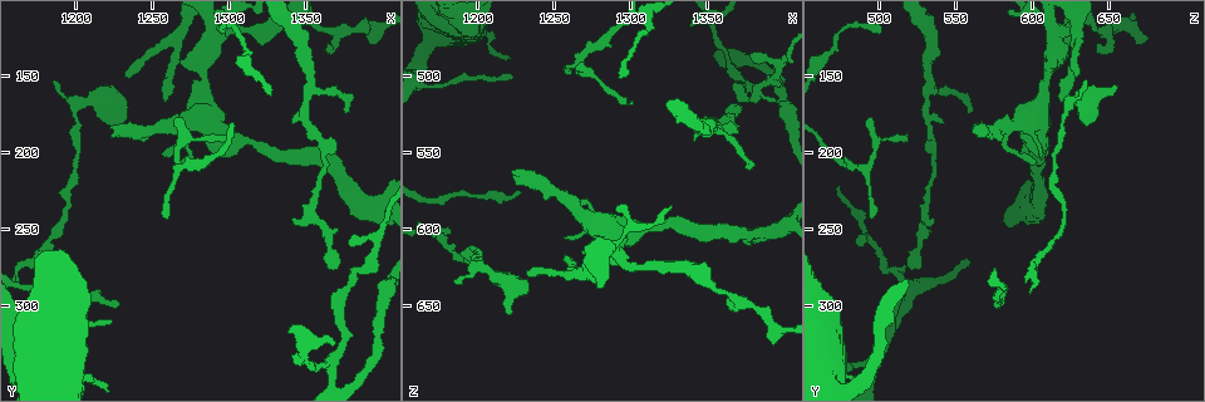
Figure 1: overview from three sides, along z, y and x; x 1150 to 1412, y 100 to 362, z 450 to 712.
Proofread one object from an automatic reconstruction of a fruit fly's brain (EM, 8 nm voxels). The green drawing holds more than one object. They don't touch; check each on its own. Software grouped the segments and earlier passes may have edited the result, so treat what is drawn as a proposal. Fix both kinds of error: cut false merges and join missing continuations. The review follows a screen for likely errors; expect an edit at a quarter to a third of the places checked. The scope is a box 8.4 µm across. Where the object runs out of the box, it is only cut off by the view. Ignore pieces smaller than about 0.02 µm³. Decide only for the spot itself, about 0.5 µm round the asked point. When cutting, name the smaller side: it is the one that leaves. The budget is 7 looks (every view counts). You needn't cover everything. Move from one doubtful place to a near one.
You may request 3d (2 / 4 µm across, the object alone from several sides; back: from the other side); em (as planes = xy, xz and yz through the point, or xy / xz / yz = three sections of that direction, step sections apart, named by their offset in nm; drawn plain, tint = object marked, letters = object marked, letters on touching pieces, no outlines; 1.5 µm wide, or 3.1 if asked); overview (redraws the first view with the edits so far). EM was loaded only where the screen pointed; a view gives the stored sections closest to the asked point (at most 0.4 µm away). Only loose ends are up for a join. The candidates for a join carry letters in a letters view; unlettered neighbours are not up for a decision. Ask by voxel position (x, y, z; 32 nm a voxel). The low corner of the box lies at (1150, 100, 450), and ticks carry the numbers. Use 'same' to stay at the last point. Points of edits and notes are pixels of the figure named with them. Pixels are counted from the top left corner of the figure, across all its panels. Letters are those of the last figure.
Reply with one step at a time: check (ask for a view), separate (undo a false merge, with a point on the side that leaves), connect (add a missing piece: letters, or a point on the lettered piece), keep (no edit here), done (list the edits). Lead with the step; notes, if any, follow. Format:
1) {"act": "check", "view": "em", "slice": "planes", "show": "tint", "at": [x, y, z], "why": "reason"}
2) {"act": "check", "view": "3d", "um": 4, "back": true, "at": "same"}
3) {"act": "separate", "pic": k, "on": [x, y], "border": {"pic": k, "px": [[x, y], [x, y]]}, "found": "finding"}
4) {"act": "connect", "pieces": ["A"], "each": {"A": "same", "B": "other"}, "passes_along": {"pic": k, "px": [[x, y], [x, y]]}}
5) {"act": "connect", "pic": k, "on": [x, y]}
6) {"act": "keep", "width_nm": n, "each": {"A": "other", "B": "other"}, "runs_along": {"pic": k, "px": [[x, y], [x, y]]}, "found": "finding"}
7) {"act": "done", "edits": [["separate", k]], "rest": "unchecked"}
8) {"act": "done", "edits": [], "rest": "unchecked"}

{"act": "check", "view": "em", "slice": "yz", "step": 8, "show": "letters", "at": [1220, 156, 654], "why": "free end"}

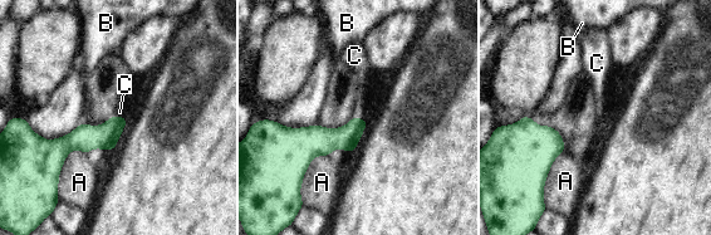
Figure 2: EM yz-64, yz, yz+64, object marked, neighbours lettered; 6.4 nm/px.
{"act": "connect", "pieces": ["C"], "each": {"A": "other", "B": "other", "C": "same"}, "found": "the neuron continues"}

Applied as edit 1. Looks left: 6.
{"act": "check", "view": "overview"}

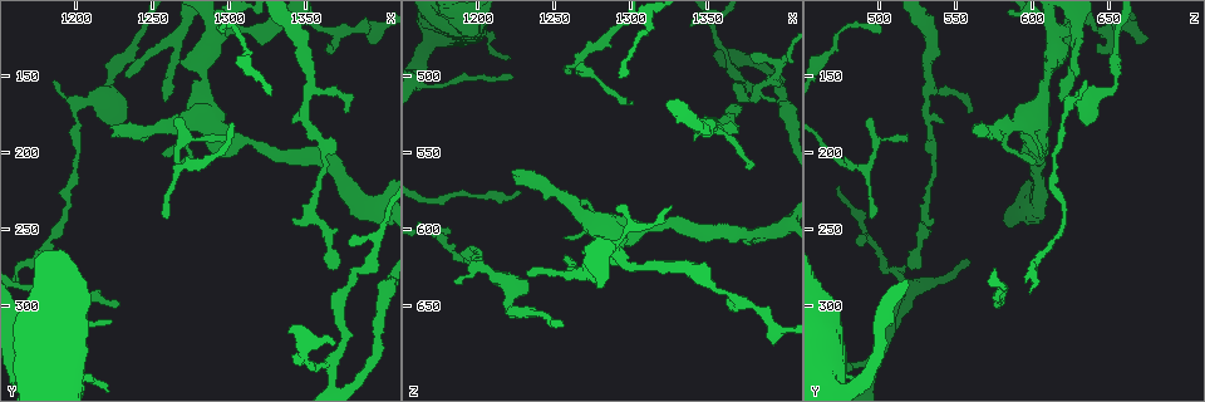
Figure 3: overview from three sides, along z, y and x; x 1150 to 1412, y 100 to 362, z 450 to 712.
{"act": "check", "view": "3d", "um": 2, "back": true, "at": [1300, 188, 518], "why": "free end"}

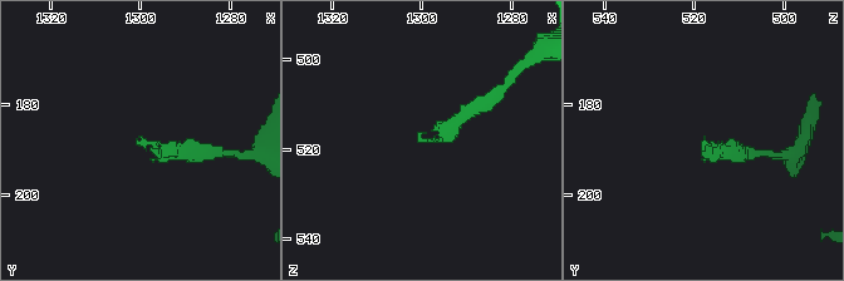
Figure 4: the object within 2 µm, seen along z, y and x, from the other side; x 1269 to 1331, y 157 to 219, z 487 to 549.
{"act": "check", "view": "em", "slice": "planes", "show": "letters", "at": [1301, 188, 519], "why": "shape alone is not enough"}

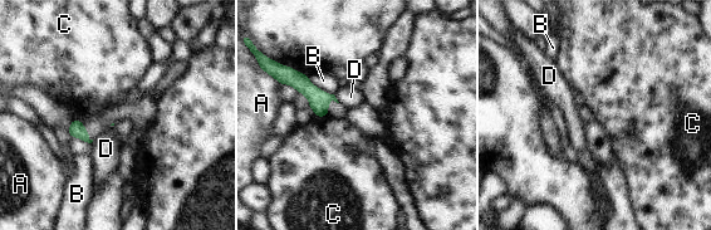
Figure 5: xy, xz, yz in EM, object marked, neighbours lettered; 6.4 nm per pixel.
{"act": "keep", "longest_contact_nm": ["B", 220], "each": {"A": "other", "B": "other", "C": "other", "D": "other"}, "found": "no lettered piece goes on from it"}

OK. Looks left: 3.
{"act": "check", "view": "3d", "um": 2, "at": [1362, 214, 534], "why": "narrows sharply"}

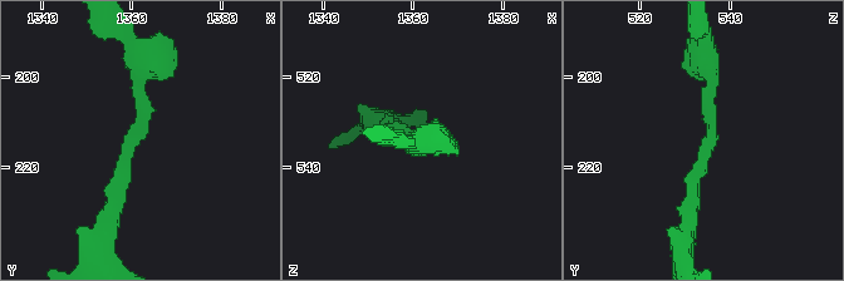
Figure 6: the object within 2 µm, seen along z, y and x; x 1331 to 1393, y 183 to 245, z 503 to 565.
{"act": "check", "view": "em", "slice": "xz", "step": 4, "show": "letters", "at": [1363, 214, 535], "why": "need the tissue"}

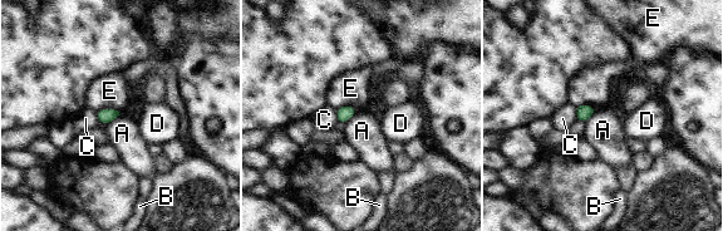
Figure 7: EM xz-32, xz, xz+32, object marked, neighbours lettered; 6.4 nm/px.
{"act": "check", "view": "em", "slice": "planes", "show": "letters", "at": "same", "why": "cut it another way"}

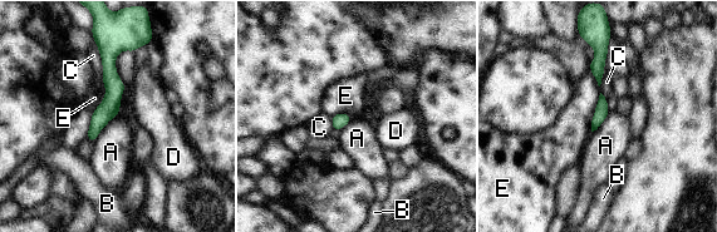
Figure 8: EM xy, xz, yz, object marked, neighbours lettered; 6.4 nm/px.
{"act": "keep", "width_nm": 80, "each": {"A": "other", "B": "other", "C": "other", "D": "other", "E": "other"}, "border": {"pic": 8, "px": [[118, 113], [93, 142]]}, "found": "continuous, no second neuron"}

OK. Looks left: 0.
{"act": "done", "edits": [["connect", 2]], "rest": "unchecked"}

